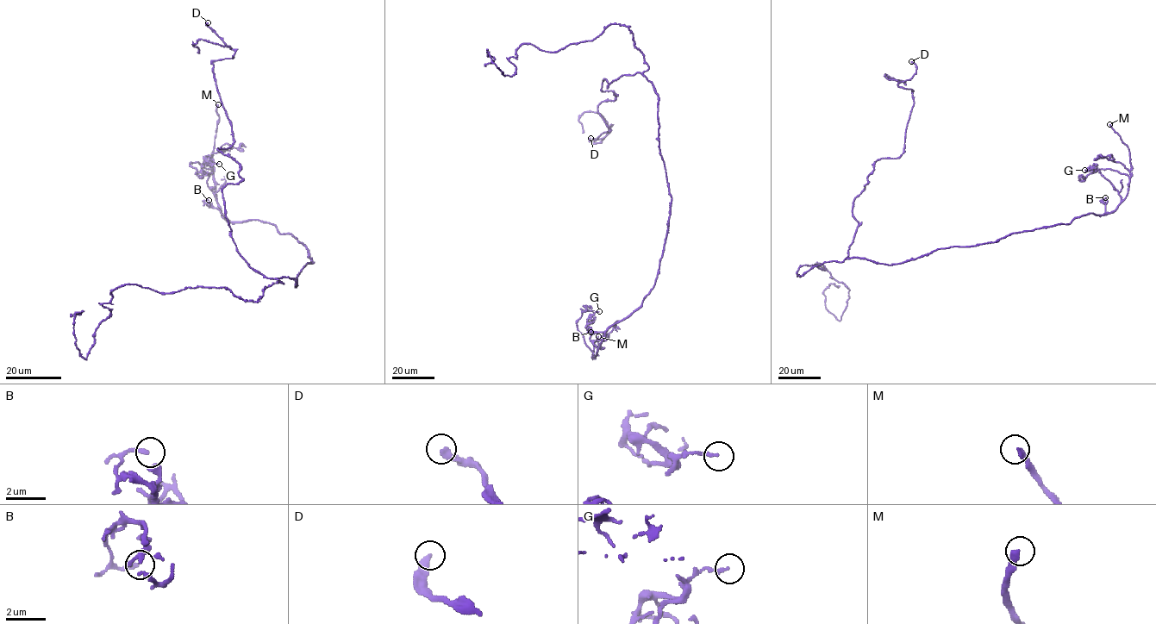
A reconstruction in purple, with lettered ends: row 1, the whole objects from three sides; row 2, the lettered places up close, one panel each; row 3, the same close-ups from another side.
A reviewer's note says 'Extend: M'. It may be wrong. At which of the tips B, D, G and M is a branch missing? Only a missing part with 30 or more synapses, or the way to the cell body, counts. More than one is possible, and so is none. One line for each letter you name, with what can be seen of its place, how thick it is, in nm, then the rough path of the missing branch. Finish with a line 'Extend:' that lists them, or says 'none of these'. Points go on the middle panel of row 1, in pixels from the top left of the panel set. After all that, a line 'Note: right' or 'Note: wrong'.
M: (598, 336) | 240 nm
Extend: M
Note: right

